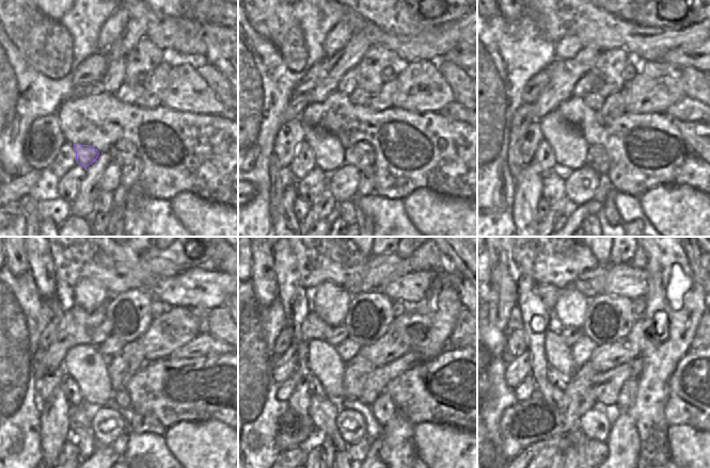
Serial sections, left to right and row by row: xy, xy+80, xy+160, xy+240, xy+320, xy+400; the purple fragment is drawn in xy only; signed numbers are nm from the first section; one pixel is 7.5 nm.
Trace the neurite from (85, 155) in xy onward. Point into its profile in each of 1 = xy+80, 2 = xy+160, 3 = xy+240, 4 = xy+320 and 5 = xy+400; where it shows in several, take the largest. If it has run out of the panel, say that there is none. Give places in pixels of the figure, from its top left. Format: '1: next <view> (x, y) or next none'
1: next xy+80 (329, 154)
2: next xy+160 (570, 148)
3: next xy+240 (84, 364)
4: next xy+320 (325, 362)
5: next xy+400 (558, 355)

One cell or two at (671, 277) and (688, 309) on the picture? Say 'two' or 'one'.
one

